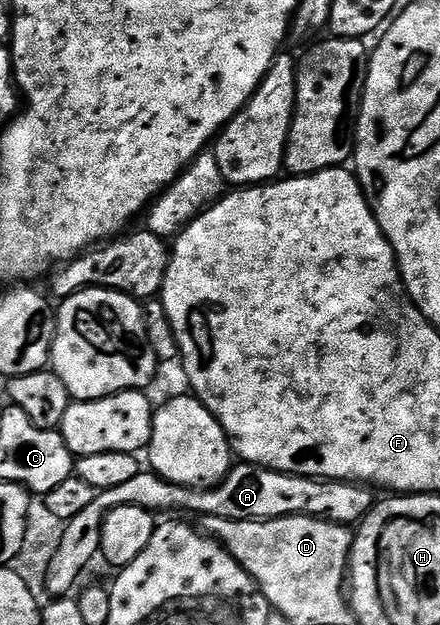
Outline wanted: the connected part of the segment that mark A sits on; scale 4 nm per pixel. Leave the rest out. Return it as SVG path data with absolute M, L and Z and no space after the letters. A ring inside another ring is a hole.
M234 465L229 477L220 486L208 492L198 492L187 486L174 486L152 472L97 493L91 505L79 512L67 523L66 532L52 556L50 566L45 569L46 588L54 599L68 599L76 588L81 573L101 553L101 533L105 517L120 506L134 506L144 510L190 510L196 516L222 518L236 522L270 522L276 518L321 518L337 522L340 526L357 524L375 505L374 491L368 485L356 482L334 482L320 478L303 478L300 474L281 474L278 470L265 470L262 466Z

